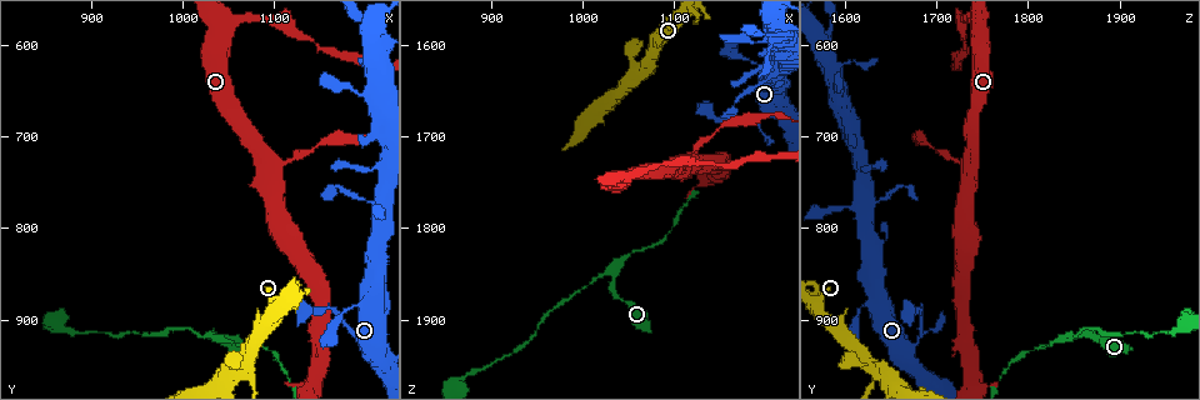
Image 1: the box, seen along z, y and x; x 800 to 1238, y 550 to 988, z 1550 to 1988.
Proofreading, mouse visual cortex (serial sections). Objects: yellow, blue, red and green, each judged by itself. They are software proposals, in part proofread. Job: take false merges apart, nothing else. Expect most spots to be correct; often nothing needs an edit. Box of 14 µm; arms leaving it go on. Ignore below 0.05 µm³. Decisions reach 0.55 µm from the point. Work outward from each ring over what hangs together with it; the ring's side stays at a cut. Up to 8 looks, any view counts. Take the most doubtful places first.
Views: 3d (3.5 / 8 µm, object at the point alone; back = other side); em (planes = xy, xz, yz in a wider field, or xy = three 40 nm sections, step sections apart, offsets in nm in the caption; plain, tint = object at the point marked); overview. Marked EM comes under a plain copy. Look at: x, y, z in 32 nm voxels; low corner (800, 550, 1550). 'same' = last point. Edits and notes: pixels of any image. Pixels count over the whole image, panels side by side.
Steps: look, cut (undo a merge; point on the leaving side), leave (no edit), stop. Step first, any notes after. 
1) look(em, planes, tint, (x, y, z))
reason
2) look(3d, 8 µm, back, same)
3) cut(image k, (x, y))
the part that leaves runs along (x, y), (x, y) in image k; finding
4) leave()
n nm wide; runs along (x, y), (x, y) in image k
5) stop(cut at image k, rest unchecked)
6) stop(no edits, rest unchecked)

look(3d, 8 µm, (1190, 915, 1680))
sudden change in width

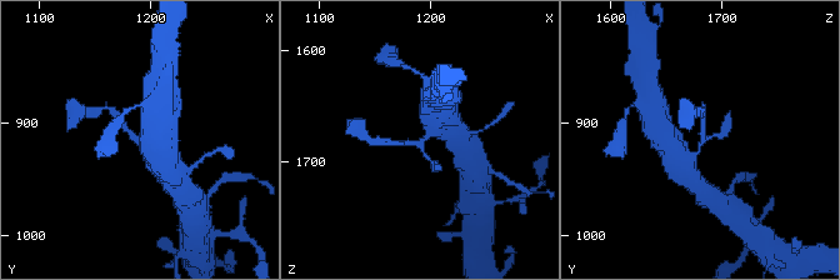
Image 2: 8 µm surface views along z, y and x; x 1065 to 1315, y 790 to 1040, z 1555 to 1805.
look(em, xy, step 5, tint, (1192, 918, 1680))
need the tissue

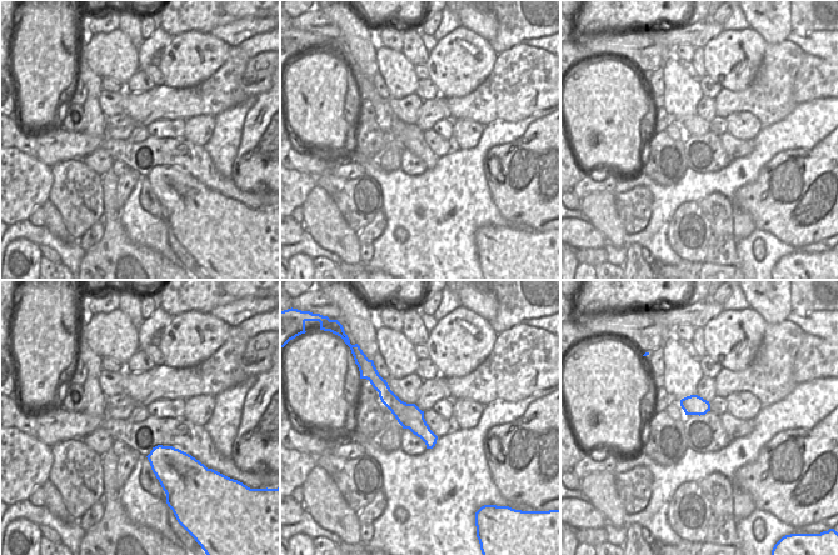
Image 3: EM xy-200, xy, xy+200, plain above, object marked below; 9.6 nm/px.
leave()
runs along (158, 156), (148, 155), (119, 115) in image 2; all the same cell

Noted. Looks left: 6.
look(3d, 3.5 µm, (1215, 585, 1580))
sharp bend

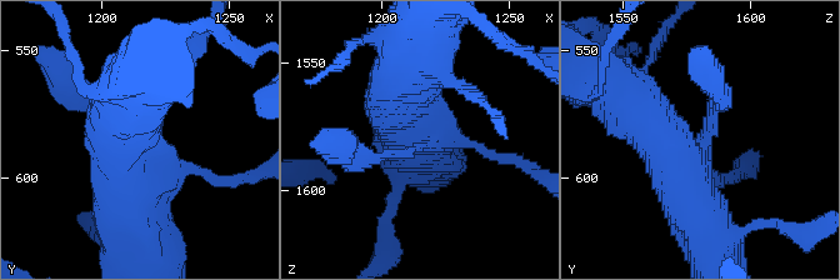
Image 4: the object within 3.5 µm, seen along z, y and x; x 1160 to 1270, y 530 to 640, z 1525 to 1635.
look(em, planes, tint, (1216, 591, 1579))
shape alone is not enough

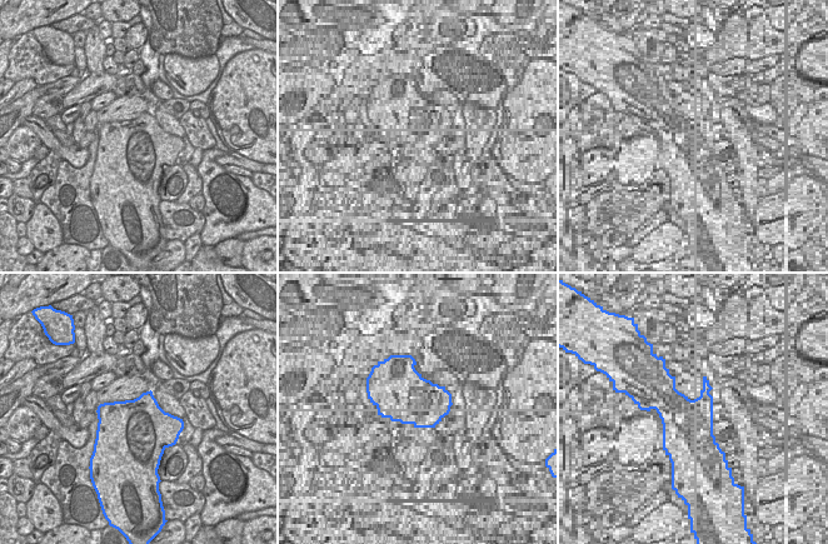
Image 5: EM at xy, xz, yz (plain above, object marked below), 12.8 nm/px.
leave()
850 nm wide; runs along (714, 248), (689, 171), (634, 109) in image 4; one cell here

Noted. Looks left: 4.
look(3d, 3.5 µm, back, (1090, 730, 1740))
abrupt turn

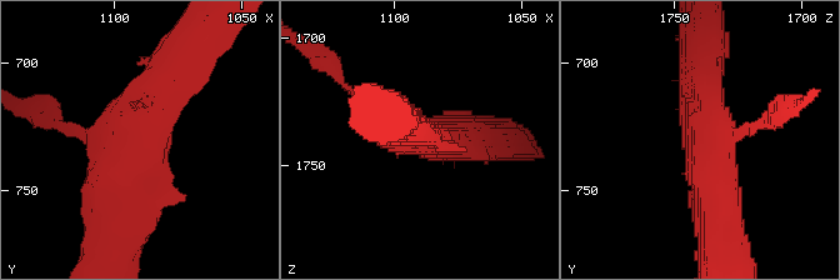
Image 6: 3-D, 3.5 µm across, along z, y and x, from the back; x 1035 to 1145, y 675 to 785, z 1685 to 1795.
look(em, xy, step 3, tint, (1091, 726, 1740))
3 arms; arms of 200, 500, 500 nm; need the tissue

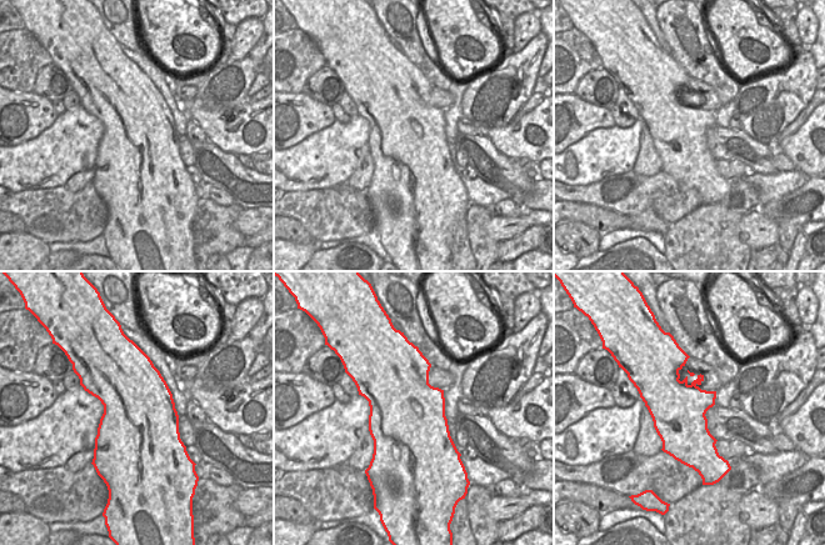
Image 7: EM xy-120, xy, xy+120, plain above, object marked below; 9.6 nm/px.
leave()
750 nm wide; runs along (189, 61), (116, 206) in image 6; all the same cell

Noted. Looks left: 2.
stop(no edits, rest unchecked)

